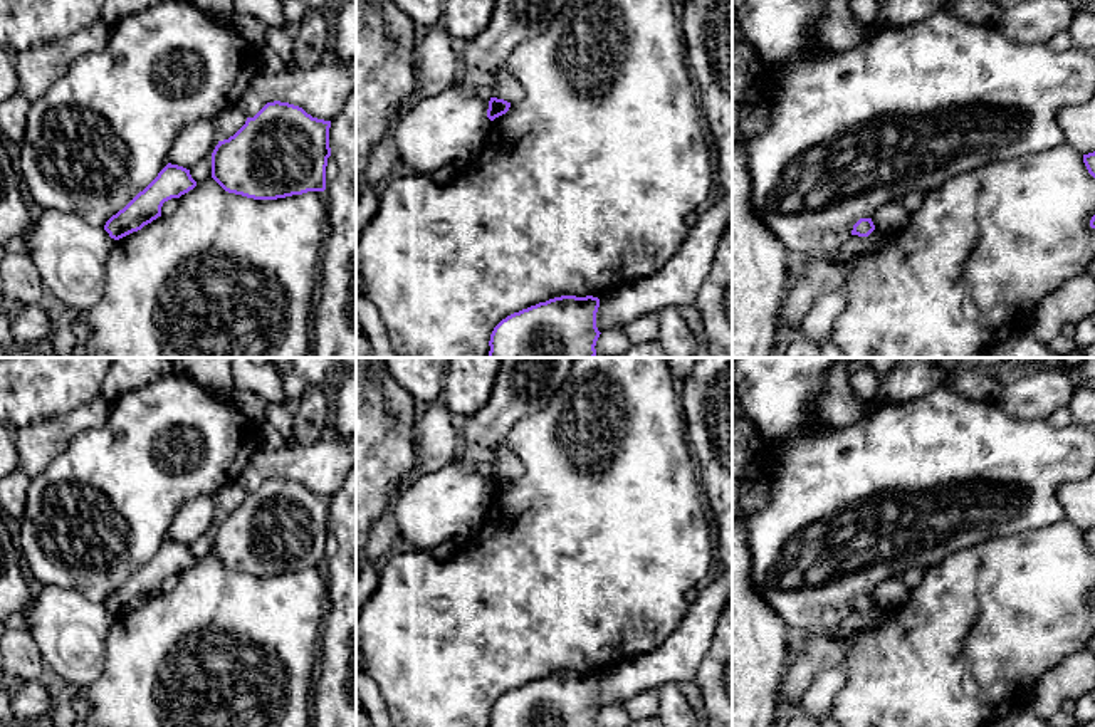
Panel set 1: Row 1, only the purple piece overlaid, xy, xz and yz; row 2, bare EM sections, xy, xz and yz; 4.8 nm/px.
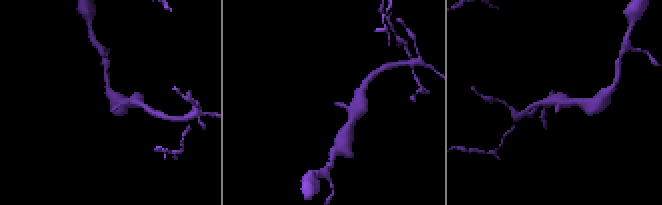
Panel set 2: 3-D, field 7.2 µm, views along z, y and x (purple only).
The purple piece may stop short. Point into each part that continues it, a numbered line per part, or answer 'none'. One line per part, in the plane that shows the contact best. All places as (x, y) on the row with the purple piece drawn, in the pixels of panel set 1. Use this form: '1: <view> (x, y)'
none

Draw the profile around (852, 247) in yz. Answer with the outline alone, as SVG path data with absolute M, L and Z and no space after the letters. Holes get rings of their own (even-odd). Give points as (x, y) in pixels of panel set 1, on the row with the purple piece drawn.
M873 230L868 237L850 235L841 238L840 247L836 248L831 264L841 272L848 274L853 270L857 260L877 250L885 240L888 233L880 230Z

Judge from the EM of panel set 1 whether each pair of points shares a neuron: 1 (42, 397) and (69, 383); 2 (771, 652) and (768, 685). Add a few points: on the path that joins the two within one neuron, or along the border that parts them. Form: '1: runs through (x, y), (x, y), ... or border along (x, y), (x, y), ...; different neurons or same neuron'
1: runs through (49, 390), (56, 383), (62, 383); same neuron
2: runs through (768, 660), (768, 677); same neuron

